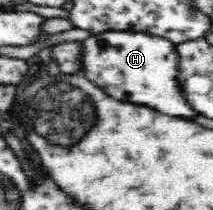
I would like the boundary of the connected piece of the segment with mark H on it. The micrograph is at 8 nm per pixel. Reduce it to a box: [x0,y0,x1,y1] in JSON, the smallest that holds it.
[80,31,195,120]

